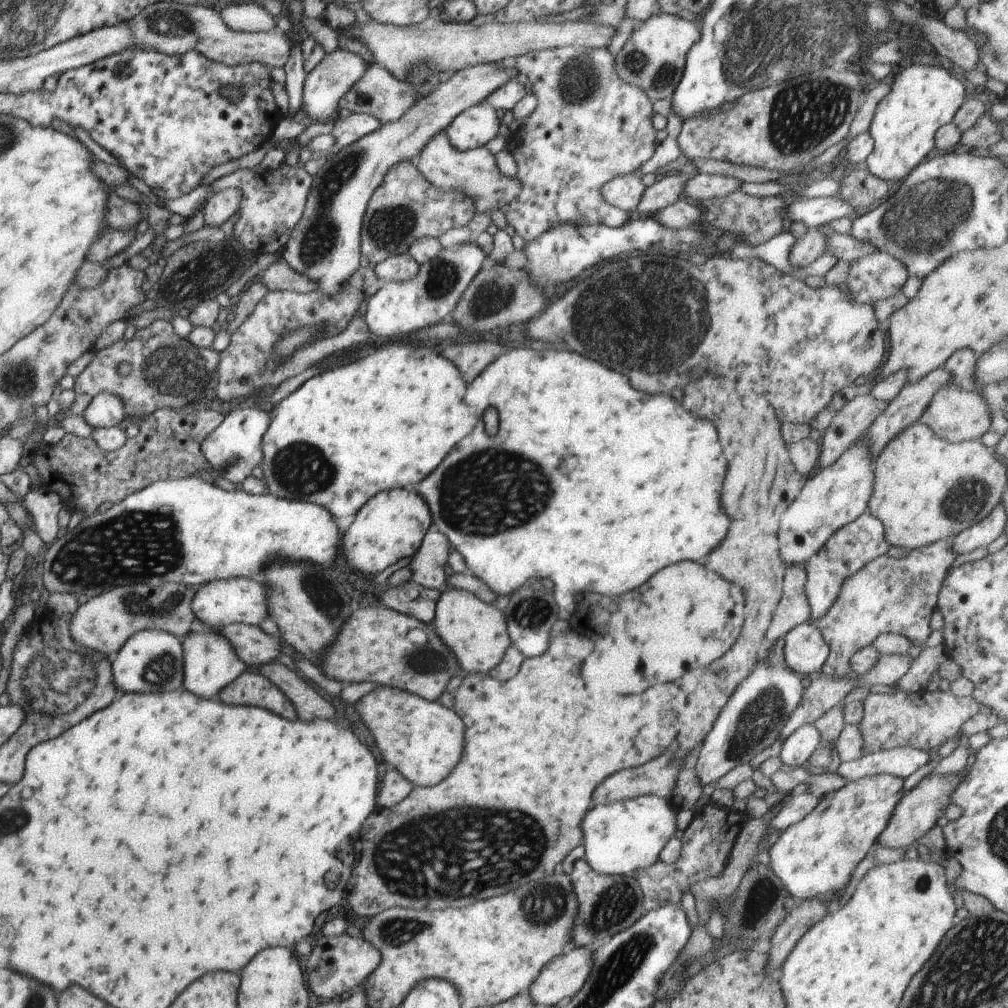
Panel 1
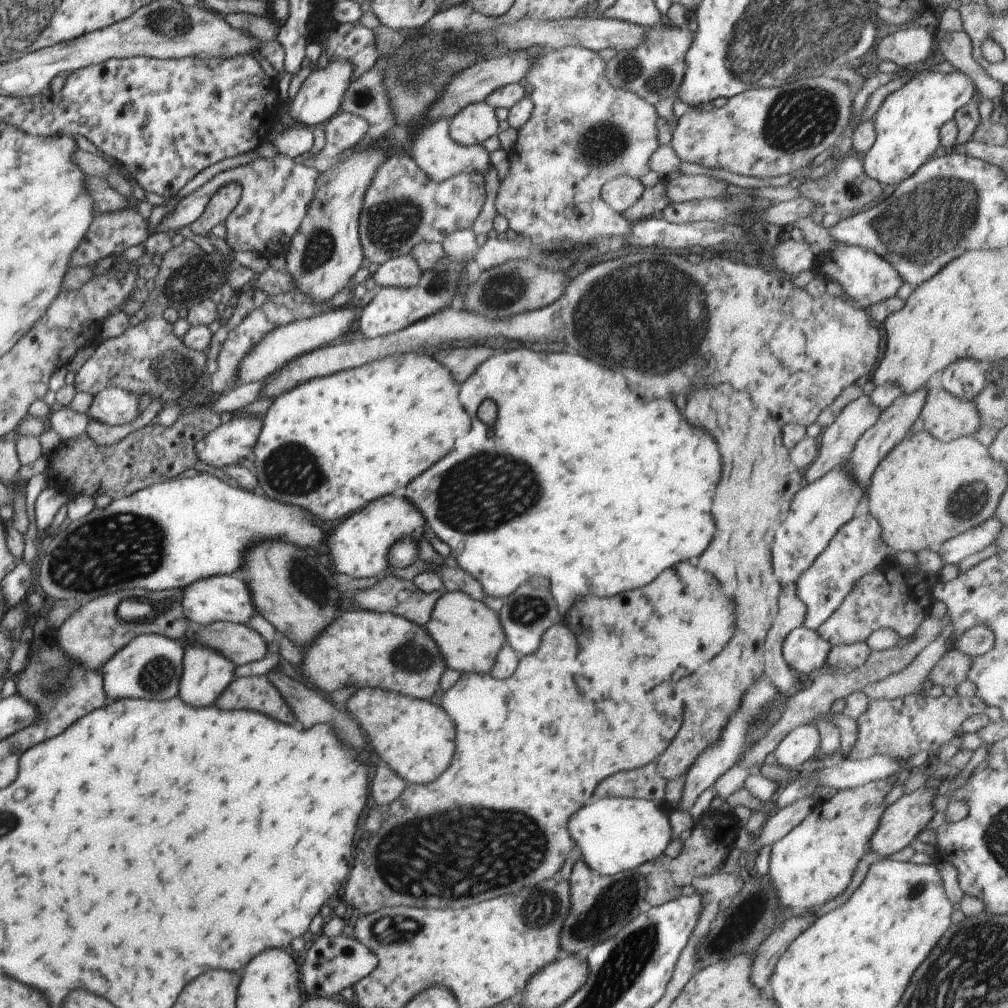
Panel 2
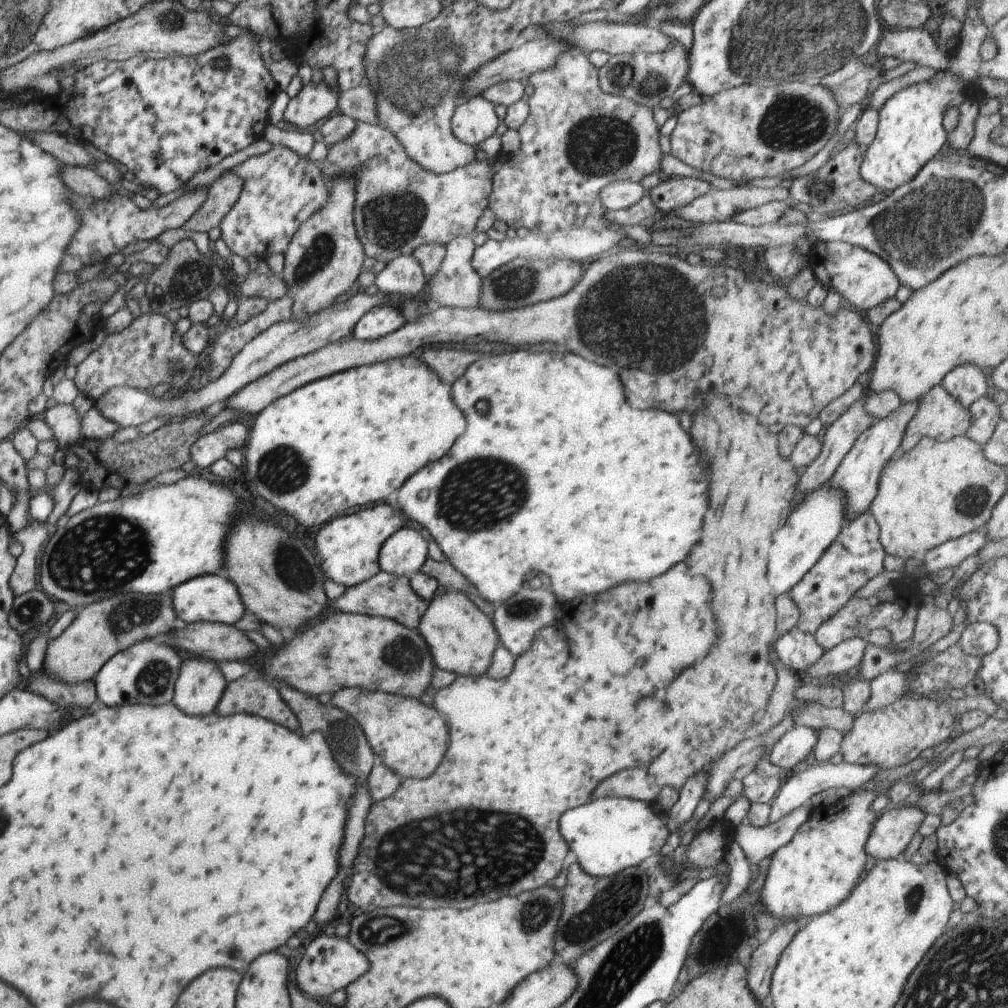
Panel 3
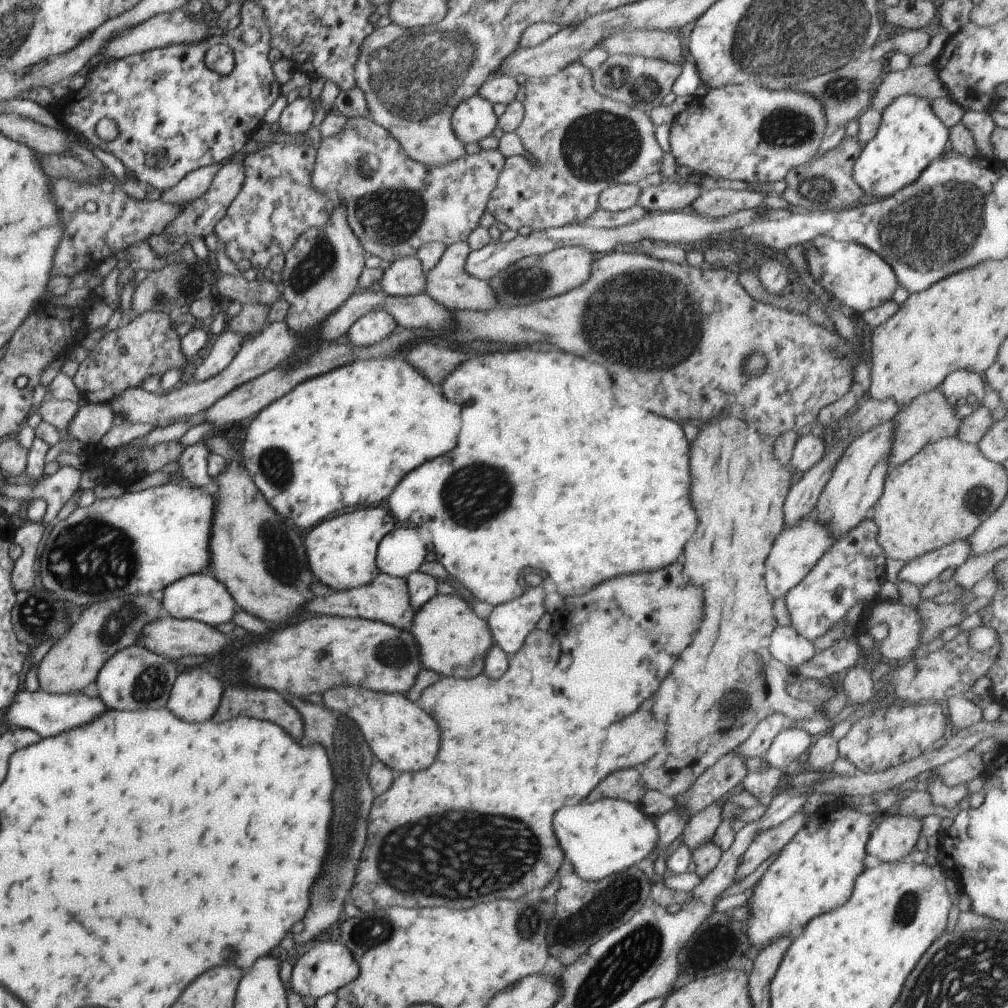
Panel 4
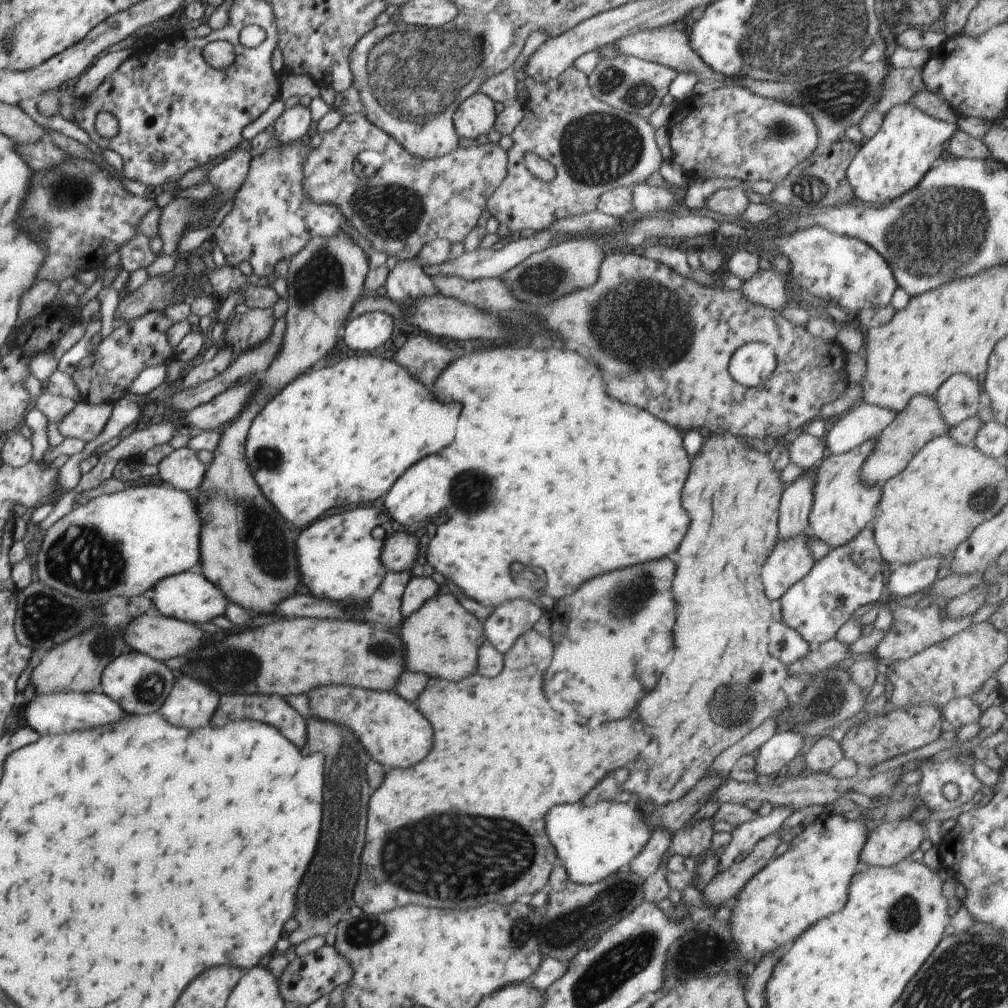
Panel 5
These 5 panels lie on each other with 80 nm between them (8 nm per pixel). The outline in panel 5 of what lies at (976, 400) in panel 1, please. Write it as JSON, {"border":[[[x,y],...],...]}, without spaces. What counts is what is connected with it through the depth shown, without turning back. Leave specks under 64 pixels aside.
{"border":[[[916,395],[908,401],[906,408],[895,414],[894,420],[881,432],[874,450],[860,469],[863,483],[883,485],[889,478],[902,472],[925,444],[949,434],[951,428],[940,415],[938,402],[940,399],[935,395]]]}

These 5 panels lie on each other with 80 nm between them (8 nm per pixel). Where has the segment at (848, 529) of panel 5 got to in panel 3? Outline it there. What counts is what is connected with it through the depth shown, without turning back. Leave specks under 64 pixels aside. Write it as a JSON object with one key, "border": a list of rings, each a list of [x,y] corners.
{"border":[[[920,399],[915,401],[900,403],[890,414],[884,418],[876,420],[876,422],[865,430],[854,443],[850,452],[844,457],[840,463],[838,470],[830,480],[830,484],[837,488],[838,491],[845,492],[845,507],[847,508],[847,520],[856,518],[860,513],[869,510],[870,503],[874,500],[877,493],[877,484],[879,482],[880,473],[885,464],[900,450],[903,436],[912,420],[912,417],[918,410]]]}

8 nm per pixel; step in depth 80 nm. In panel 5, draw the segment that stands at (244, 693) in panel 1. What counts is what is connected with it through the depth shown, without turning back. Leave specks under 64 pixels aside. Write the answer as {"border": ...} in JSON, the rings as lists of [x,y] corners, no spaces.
{"border":[[[223,694],[212,716],[212,726],[224,726],[229,720],[254,719],[277,728],[292,744],[302,749],[307,741],[307,722],[284,697],[263,694]]]}

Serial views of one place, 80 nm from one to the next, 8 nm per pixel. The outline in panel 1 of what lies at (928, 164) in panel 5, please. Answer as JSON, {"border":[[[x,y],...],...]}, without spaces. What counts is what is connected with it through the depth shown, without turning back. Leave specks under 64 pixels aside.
{"border":[[[902,65],[893,76],[890,92],[876,105],[868,130],[874,146],[864,166],[870,174],[898,185],[913,168],[934,153],[936,131],[953,122],[965,99],[964,84],[944,67]]]}

